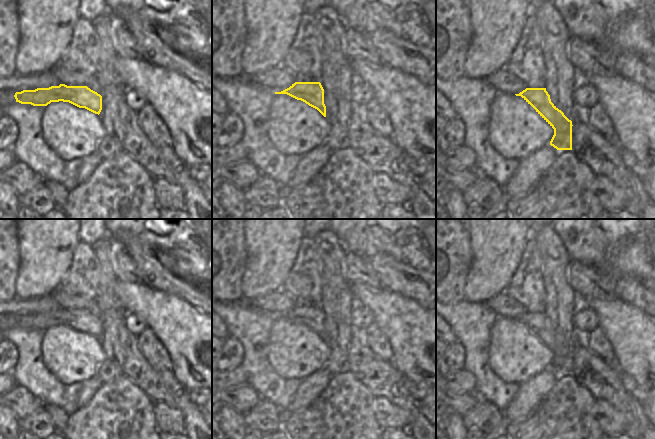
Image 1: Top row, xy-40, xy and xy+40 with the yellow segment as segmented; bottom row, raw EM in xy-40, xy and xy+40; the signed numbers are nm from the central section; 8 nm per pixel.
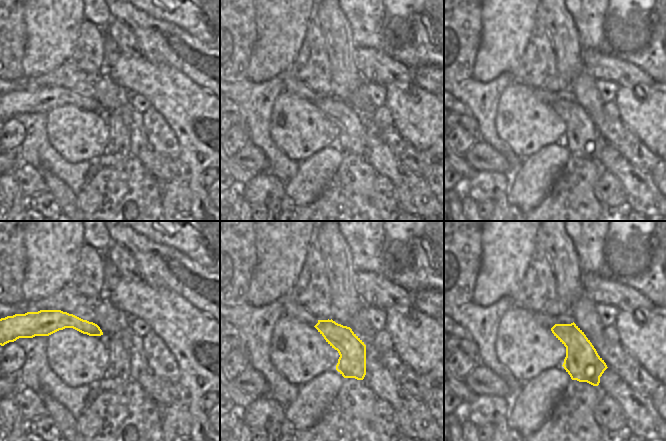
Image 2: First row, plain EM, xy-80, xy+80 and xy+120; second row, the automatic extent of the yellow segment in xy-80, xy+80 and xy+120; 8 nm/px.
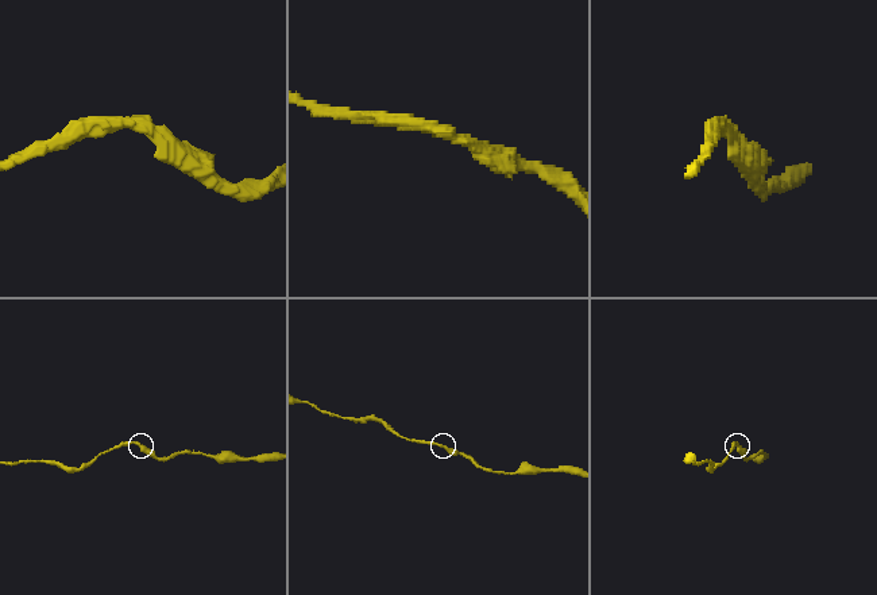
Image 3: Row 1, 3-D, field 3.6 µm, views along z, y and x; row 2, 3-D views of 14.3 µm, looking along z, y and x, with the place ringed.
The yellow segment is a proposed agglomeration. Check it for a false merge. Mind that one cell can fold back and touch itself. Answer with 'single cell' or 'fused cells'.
single cell

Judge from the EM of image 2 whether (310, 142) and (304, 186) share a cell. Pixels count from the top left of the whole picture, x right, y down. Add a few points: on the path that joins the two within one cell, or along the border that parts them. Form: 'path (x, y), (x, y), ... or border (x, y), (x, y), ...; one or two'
border (329, 146), (323, 147), (299, 163); two

